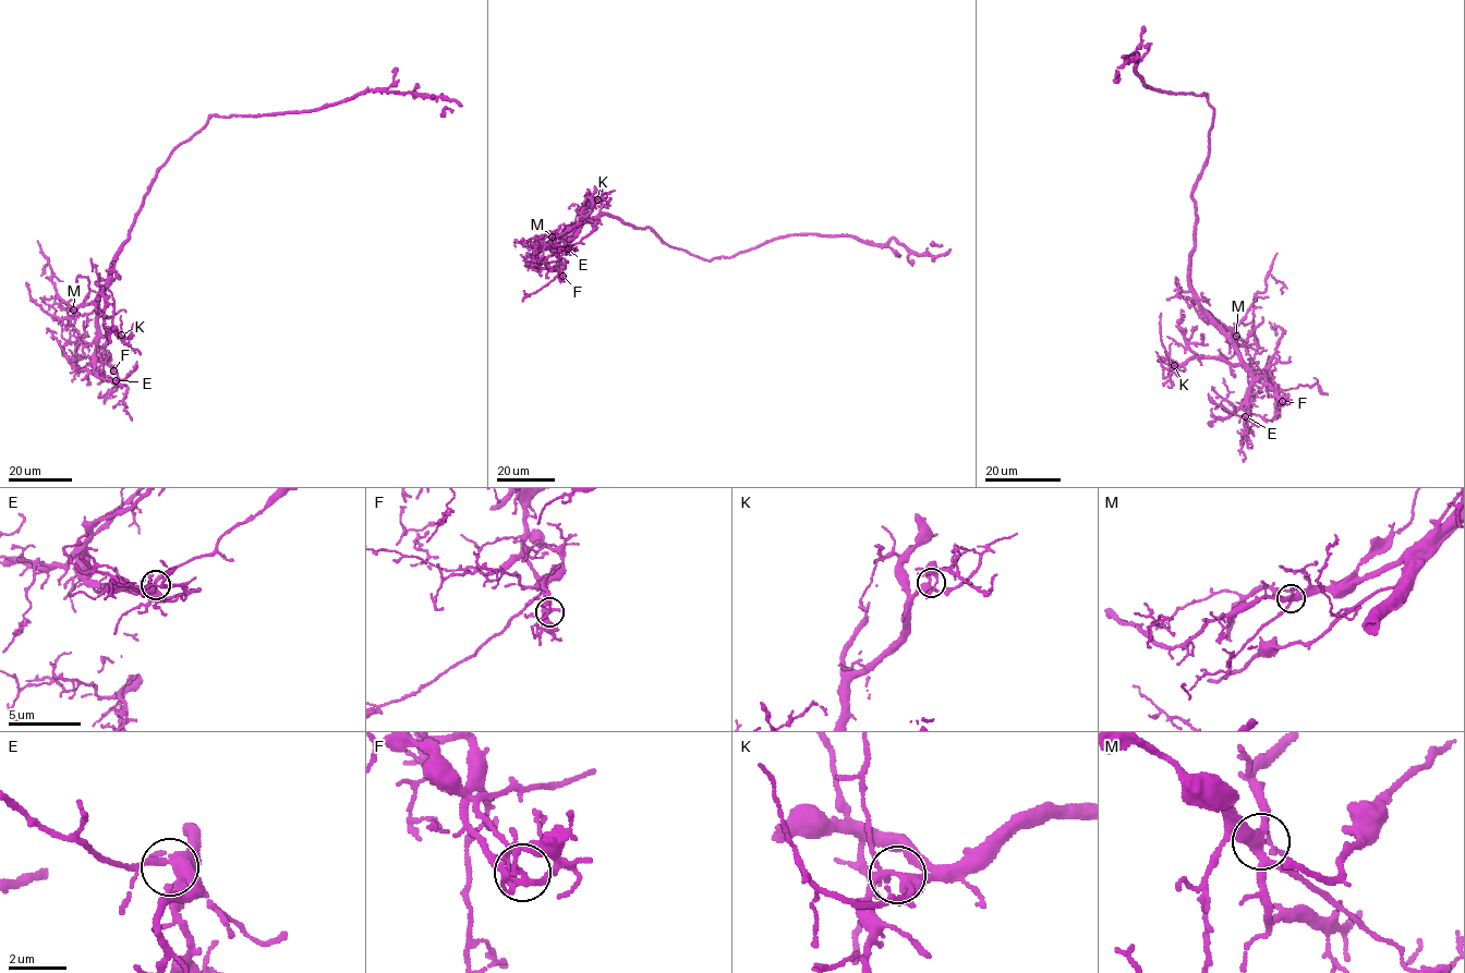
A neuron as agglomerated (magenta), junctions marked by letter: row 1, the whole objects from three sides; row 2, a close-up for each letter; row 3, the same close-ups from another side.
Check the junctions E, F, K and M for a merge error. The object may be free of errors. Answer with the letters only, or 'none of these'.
F

